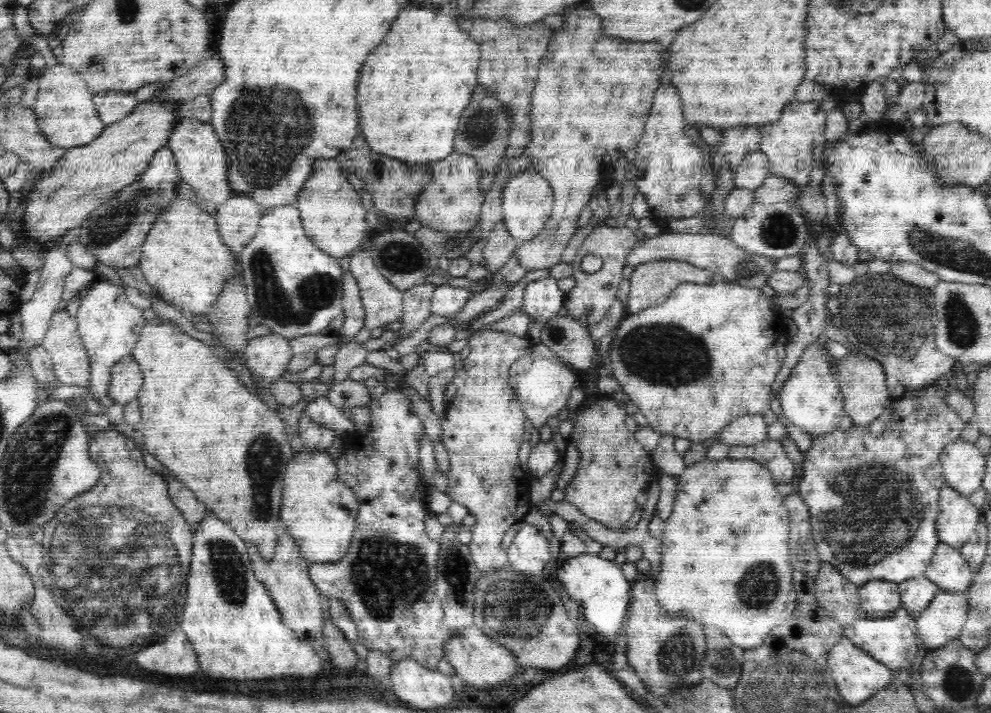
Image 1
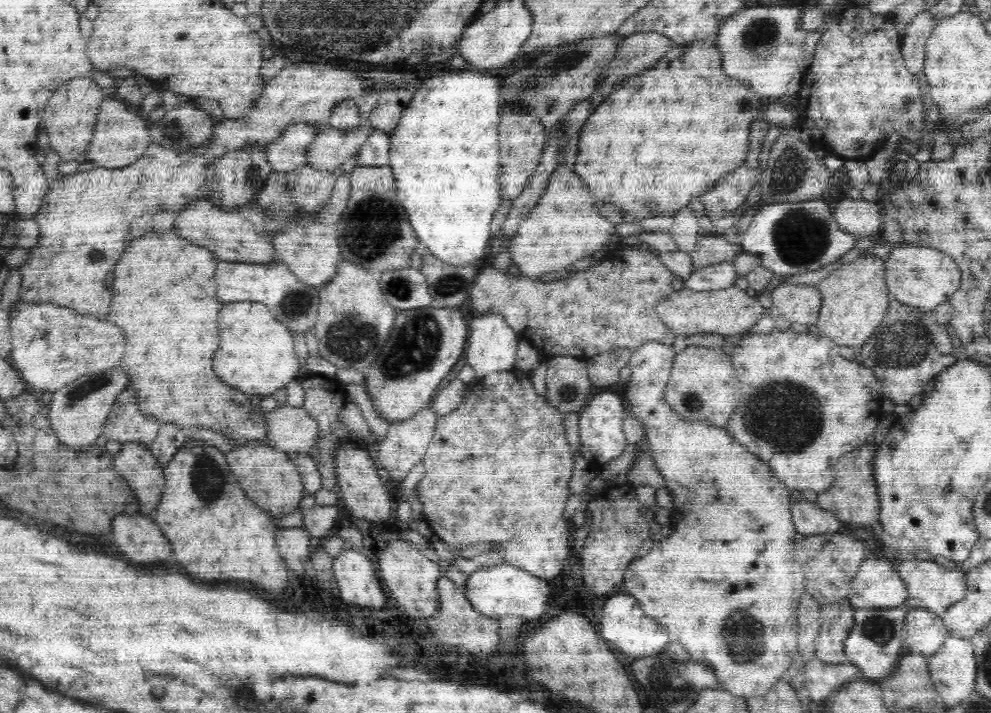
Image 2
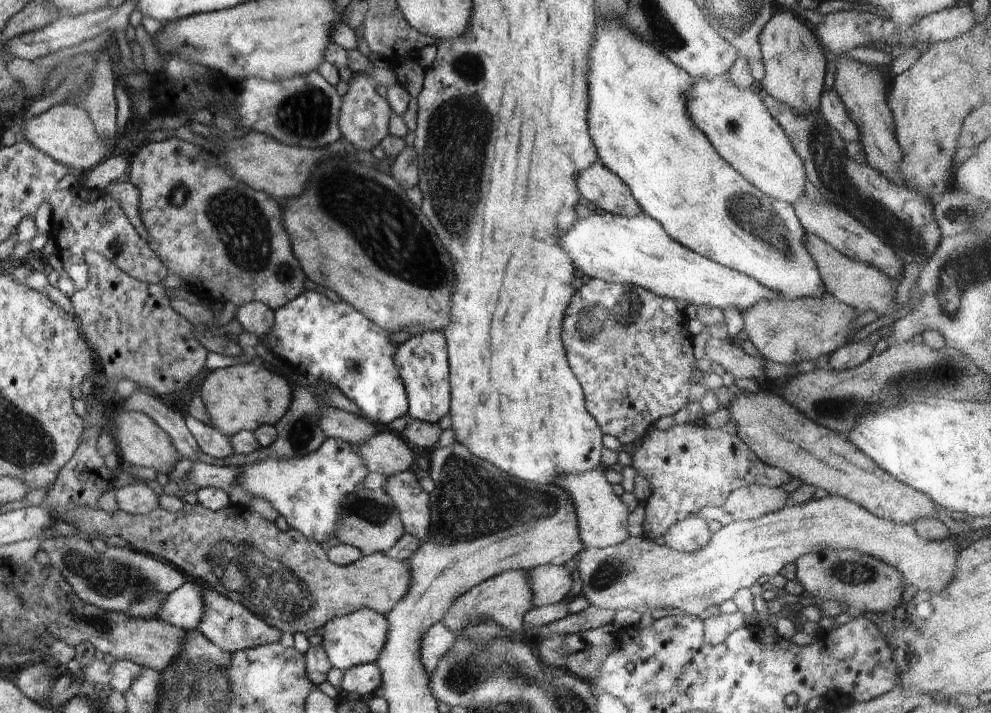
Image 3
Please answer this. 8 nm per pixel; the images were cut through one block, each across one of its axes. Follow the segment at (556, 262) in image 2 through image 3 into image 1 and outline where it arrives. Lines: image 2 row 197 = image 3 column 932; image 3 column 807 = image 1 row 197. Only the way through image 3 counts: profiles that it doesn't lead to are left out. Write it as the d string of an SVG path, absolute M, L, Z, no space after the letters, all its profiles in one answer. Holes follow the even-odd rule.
M526 170L512 177L502 192L502 208L504 225L510 235L519 243L532 240L540 234L551 218L554 195L546 177L538 172Z

